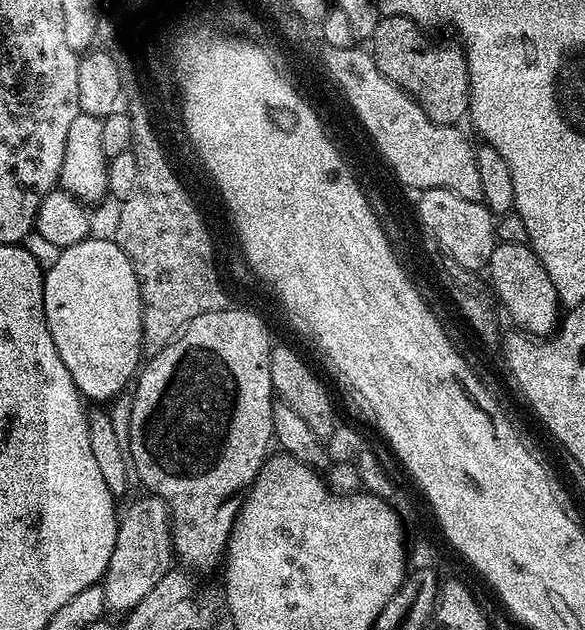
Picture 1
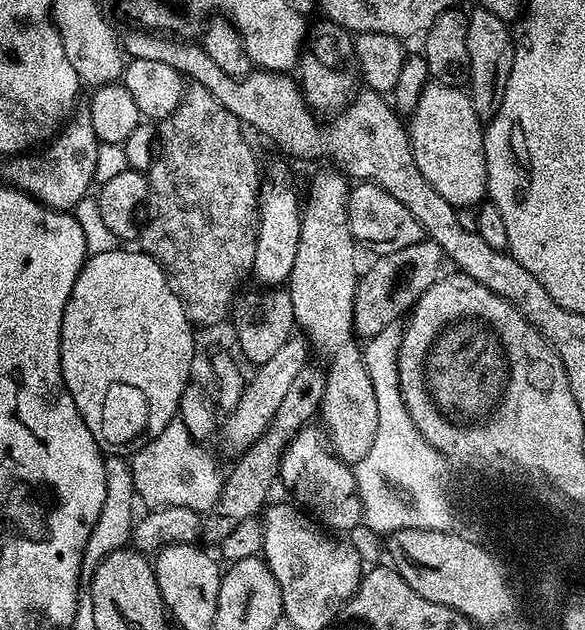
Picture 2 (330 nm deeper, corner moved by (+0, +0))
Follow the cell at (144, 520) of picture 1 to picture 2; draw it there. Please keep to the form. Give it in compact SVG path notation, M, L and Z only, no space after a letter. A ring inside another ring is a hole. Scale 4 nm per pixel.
M293 333L285 345L281 347L269 359L269 361L260 364L253 372L254 376L245 383L242 396L238 401L238 406L232 412L227 413L219 429L220 440L223 443L222 448L226 455L231 458L238 458L241 454L257 441L269 426L274 414L285 397L293 379L308 363L310 356L310 345L307 337L303 333Z

